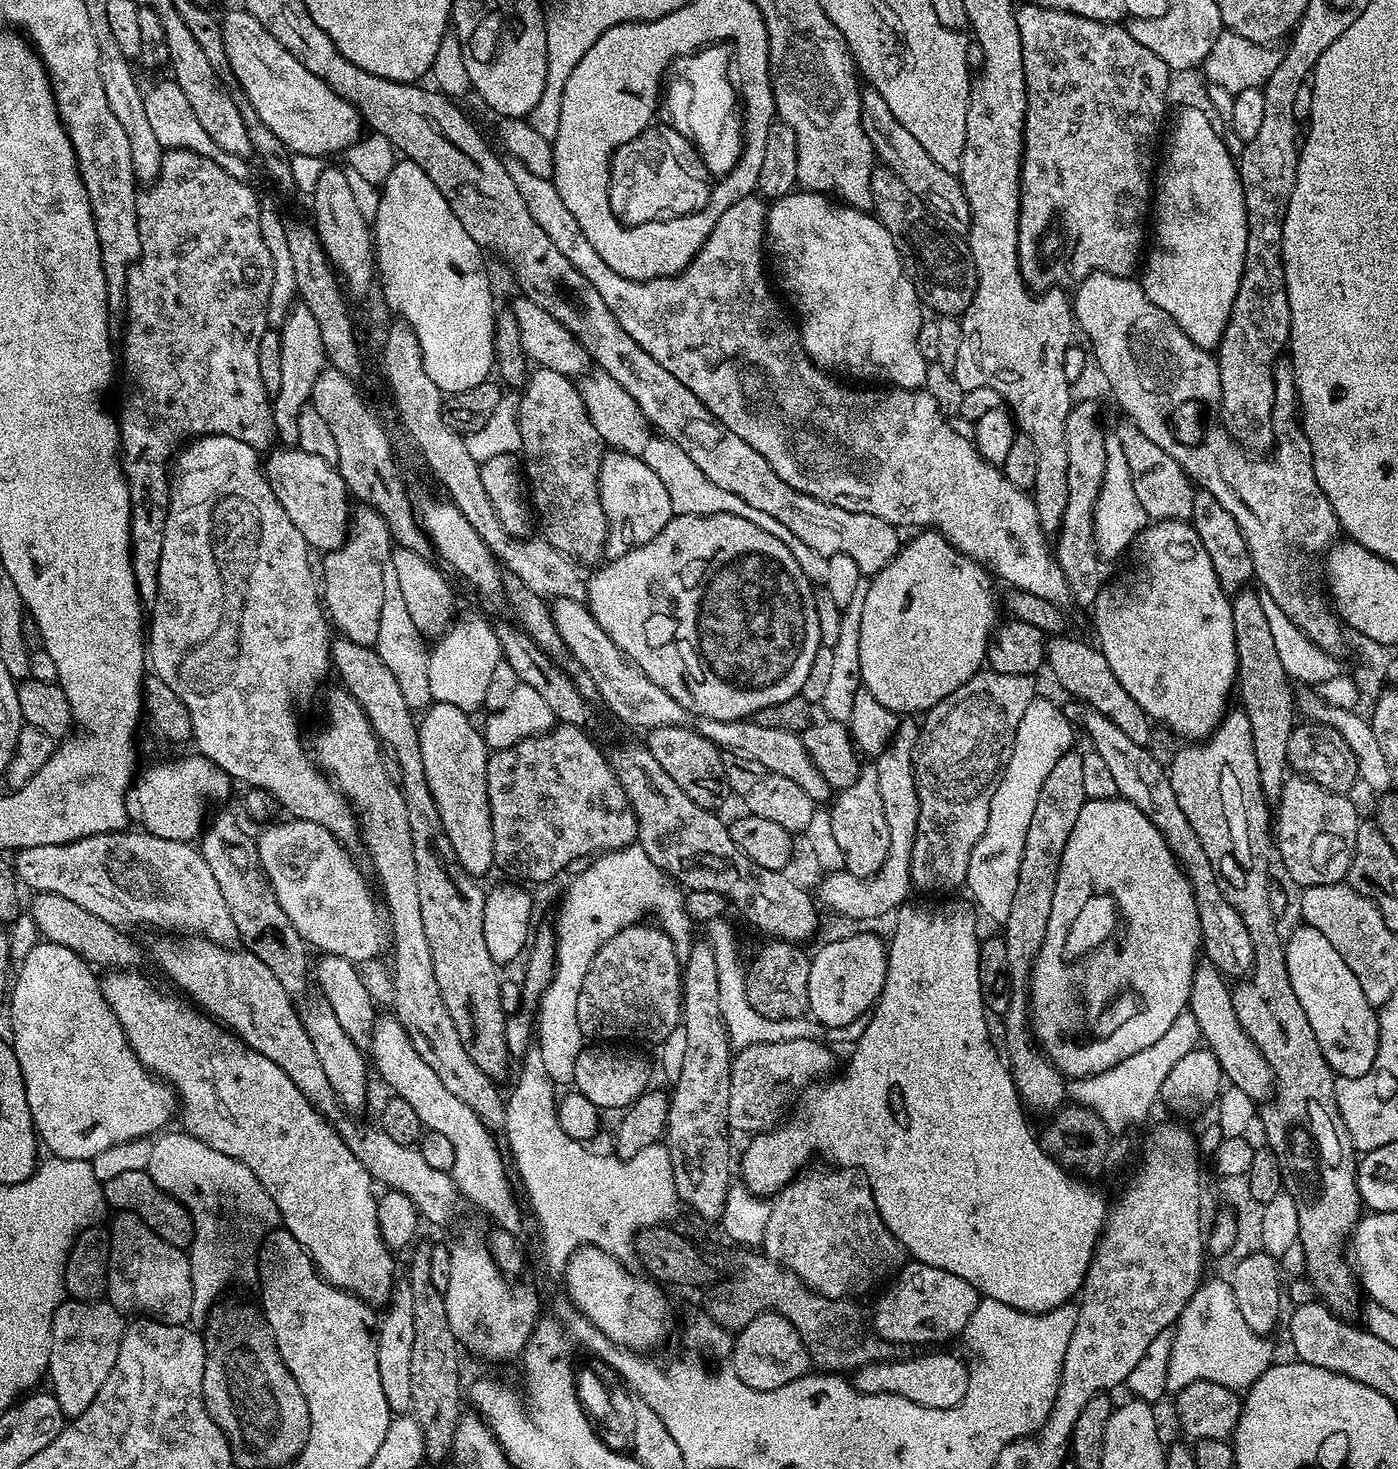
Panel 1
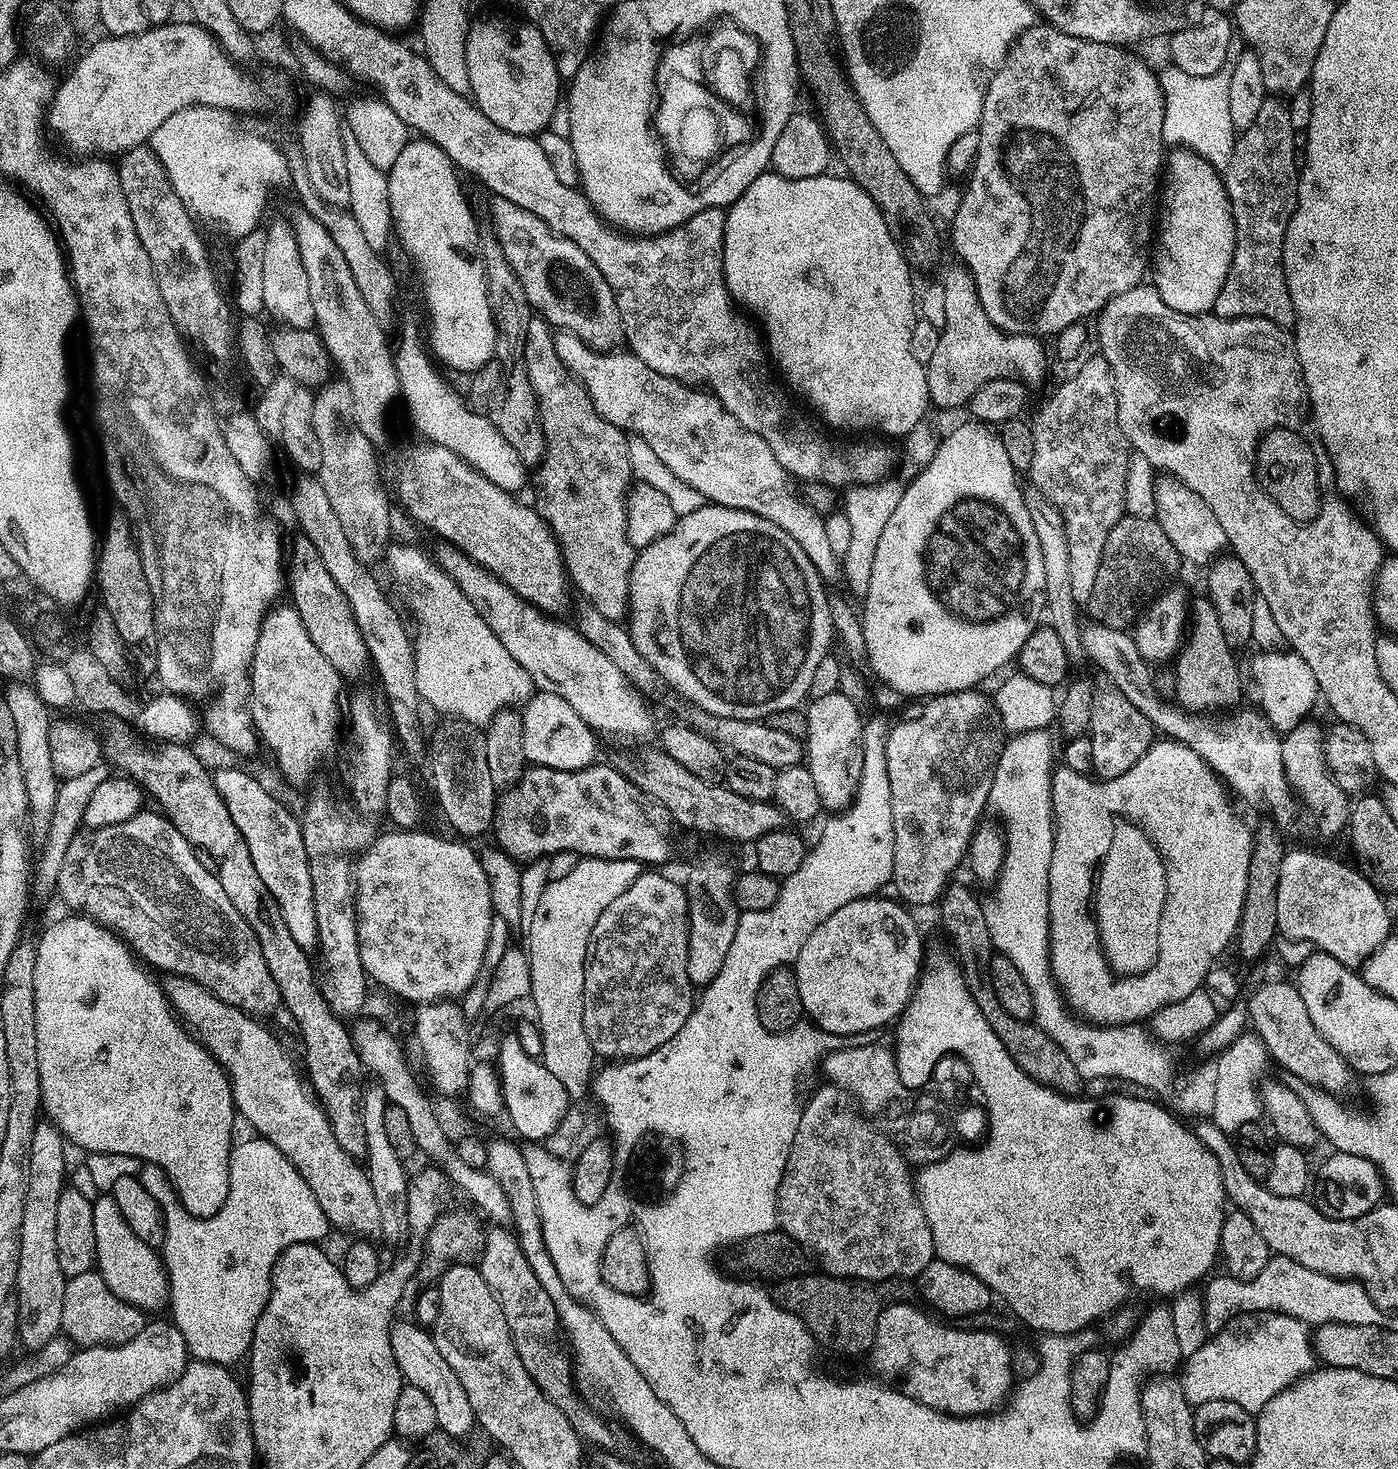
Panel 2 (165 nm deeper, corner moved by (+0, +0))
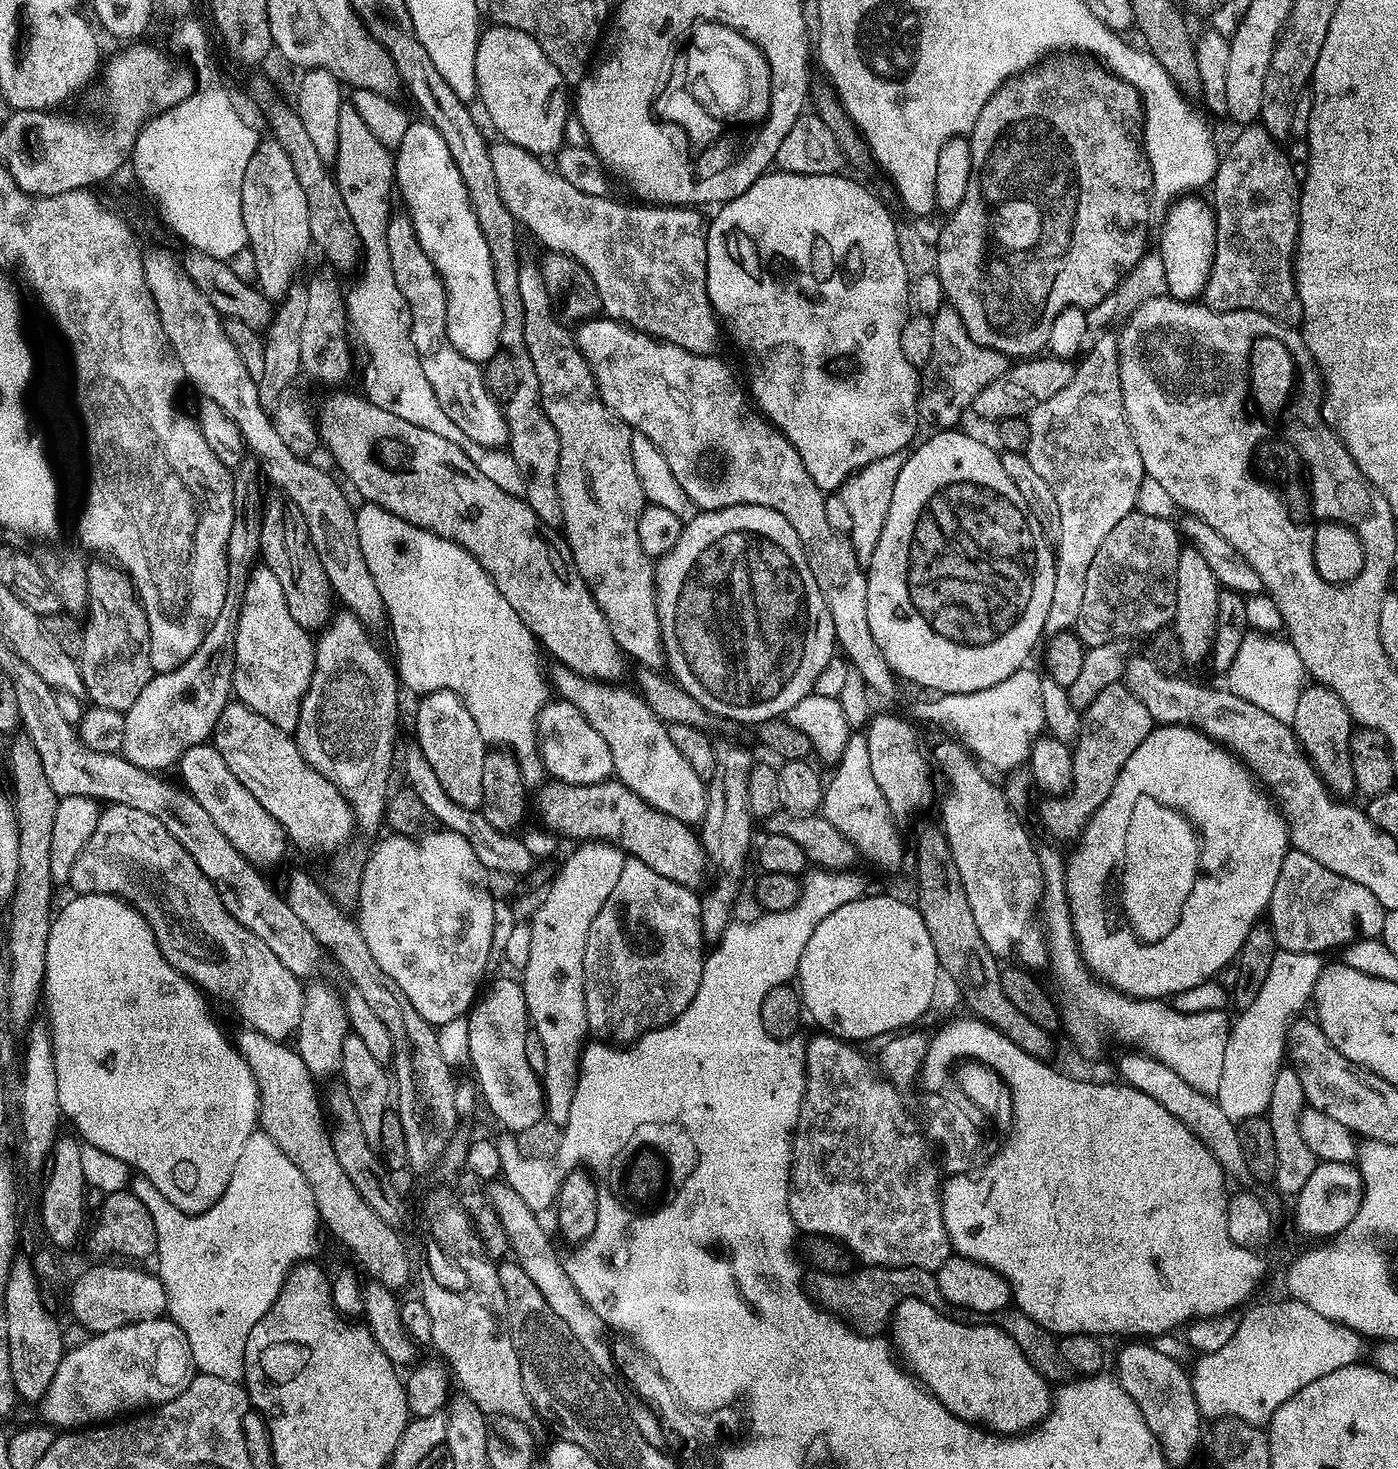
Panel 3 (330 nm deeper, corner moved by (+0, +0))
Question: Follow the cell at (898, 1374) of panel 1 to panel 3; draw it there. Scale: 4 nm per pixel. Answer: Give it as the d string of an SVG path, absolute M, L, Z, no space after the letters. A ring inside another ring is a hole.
M906 1298L896 1308L890 1325L890 1340L902 1355L908 1359L907 1367L915 1374L919 1383L931 1392L950 1414L967 1424L979 1426L993 1434L1023 1434L1036 1427L1041 1420L1048 1419L1054 1408L1054 1392L1049 1381L1022 1354L1022 1350L995 1323L963 1324L951 1320L936 1309L935 1303L918 1298Z

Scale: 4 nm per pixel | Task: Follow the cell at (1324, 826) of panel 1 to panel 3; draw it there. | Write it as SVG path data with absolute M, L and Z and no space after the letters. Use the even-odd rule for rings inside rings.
M1309 683L1302 694L1298 694L1298 707L1290 727L1323 777L1329 791L1338 798L1351 797L1348 795L1356 792L1354 762L1350 758L1350 738L1354 731L1354 721L1342 698L1338 698L1338 694L1334 694L1334 690L1330 690L1325 684Z

